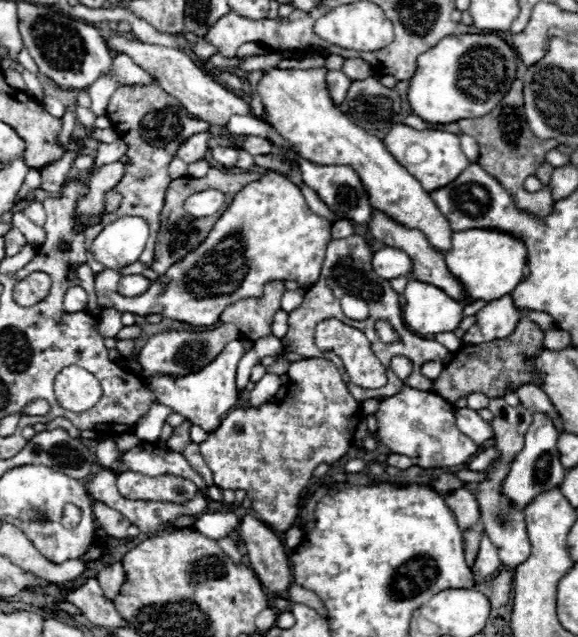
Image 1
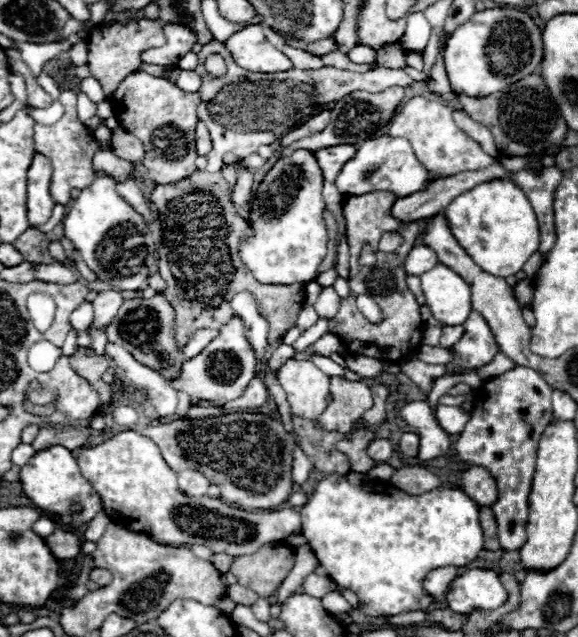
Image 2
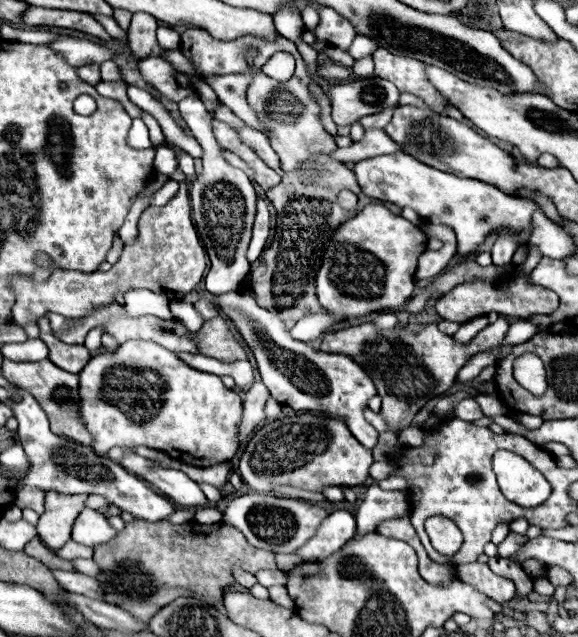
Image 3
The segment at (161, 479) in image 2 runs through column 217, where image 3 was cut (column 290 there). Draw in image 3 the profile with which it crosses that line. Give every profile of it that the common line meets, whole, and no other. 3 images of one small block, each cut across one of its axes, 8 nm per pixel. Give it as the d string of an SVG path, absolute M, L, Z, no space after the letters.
M246 494L246 496L234 498L224 510L226 524L238 528L252 546L264 548L276 554L278 552L290 554L298 550L306 540L310 540L316 534L320 522L326 516L328 514L322 508L306 504L302 500L290 500L290 498L266 494Z

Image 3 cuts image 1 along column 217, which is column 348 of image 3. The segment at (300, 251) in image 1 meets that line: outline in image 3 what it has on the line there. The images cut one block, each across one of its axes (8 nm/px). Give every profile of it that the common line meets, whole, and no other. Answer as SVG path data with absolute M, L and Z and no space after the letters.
M368 204L356 218L344 222L334 232L334 242L324 252L316 276L316 294L326 312L300 318L290 336L300 342L312 342L332 330L332 326L406 304L414 292L412 280L418 258L428 250L426 244L428 236L416 224L392 214L382 204Z

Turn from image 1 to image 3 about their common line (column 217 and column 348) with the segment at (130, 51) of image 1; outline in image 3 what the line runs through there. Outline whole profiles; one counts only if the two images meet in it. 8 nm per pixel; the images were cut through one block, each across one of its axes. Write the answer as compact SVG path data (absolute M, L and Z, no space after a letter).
M376 76L330 84L332 118L338 126L350 126L364 116L378 114L388 106L396 106L398 96L400 92L392 82Z

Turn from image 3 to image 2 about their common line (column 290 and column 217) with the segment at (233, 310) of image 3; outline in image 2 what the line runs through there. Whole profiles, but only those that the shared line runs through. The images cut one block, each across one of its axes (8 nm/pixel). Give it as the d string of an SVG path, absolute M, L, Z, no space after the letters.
M234 318L230 324L222 326L220 336L214 338L198 356L182 362L176 378L166 382L174 390L184 390L190 396L192 406L222 408L244 394L246 386L256 378L256 366L256 354L244 336L244 324L240 318Z

